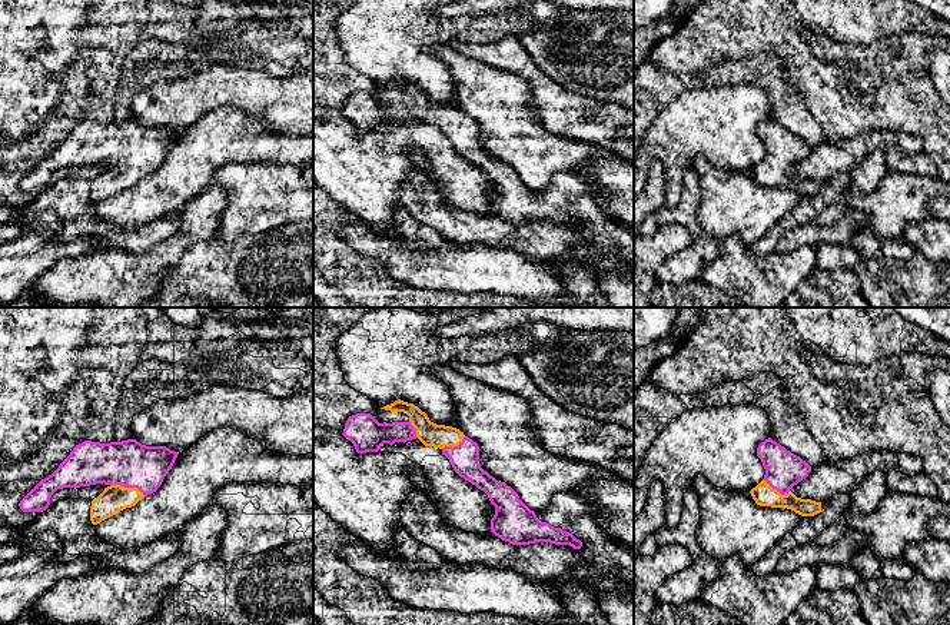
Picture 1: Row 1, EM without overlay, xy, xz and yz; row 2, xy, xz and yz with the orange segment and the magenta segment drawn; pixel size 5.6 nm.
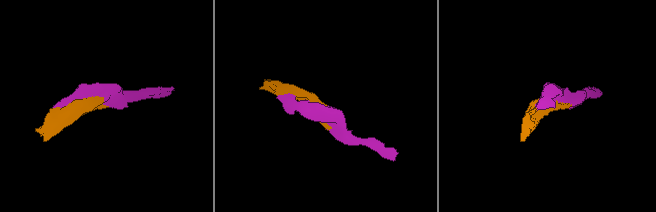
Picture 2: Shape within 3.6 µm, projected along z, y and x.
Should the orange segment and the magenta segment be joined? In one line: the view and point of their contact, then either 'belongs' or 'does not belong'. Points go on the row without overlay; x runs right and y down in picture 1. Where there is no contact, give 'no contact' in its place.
contact xy (128, 168); belongs

